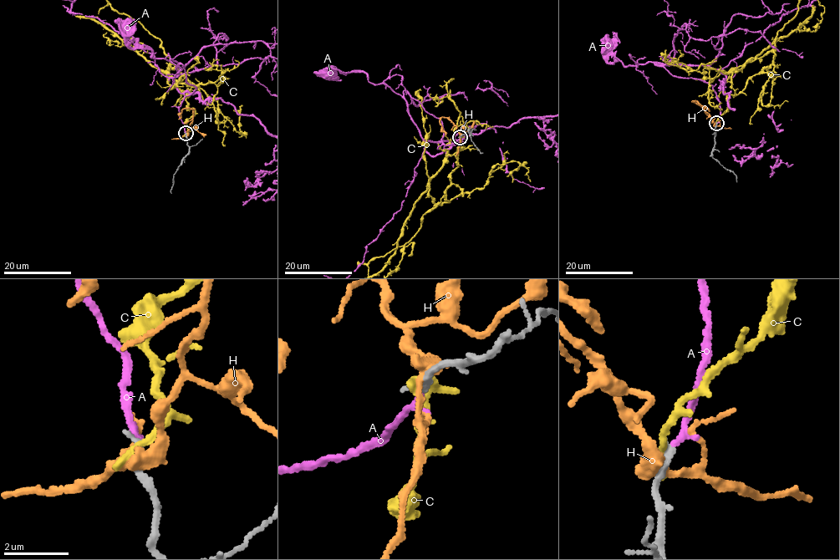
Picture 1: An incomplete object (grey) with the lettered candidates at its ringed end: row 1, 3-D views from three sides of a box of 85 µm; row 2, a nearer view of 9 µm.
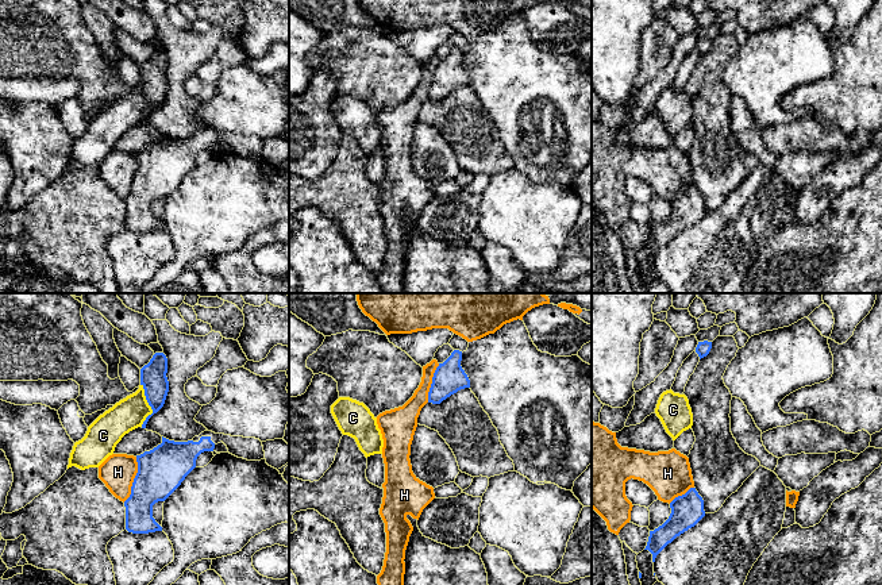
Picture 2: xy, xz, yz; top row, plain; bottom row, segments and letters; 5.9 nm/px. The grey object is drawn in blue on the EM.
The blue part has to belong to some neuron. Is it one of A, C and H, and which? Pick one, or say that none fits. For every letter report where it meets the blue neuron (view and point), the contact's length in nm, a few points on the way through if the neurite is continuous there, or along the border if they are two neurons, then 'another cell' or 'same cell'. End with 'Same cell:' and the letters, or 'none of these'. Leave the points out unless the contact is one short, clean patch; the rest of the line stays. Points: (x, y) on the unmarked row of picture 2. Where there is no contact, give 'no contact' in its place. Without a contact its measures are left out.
A: no contact; same cell
C: meets blue in xy at (149, 102); contact 260 nm long; border along xy (142, 81), (145, 96), (151, 110), (141, 123); another cell
H: meets blue in xy at (134, 177); contact 280 nm long; border along xy (137, 154), (137, 172), (131, 191), (123, 199); another cell
Same cell: A

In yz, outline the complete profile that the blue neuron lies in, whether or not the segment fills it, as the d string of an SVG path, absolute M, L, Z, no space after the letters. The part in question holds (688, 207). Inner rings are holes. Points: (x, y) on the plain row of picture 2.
M690 185L685 192L675 195L670 200L670 205L669 216L654 228L650 228L644 247L652 251L652 259L669 240L694 224L705 213L704 197L696 185Z

